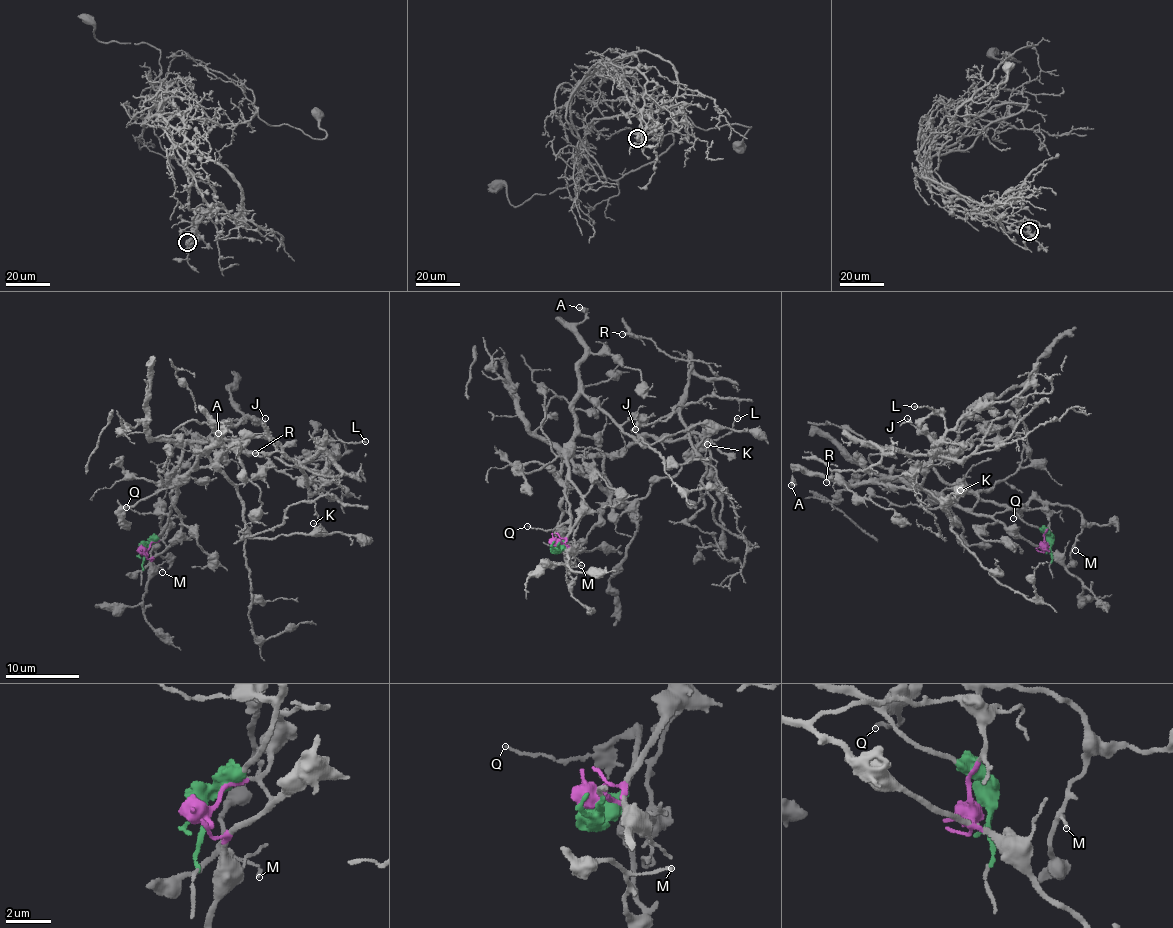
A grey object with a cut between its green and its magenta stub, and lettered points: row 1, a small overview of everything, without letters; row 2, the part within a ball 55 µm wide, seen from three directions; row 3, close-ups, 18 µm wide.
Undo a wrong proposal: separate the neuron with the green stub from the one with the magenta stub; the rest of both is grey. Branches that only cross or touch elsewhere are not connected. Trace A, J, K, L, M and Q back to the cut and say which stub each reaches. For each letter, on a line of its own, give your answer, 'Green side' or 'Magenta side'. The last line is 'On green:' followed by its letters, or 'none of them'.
A: Magenta side
J: Green side
K: Magenta side
L: Green side
M: Green side
Q: Green side
On green: J, L, M, Q

